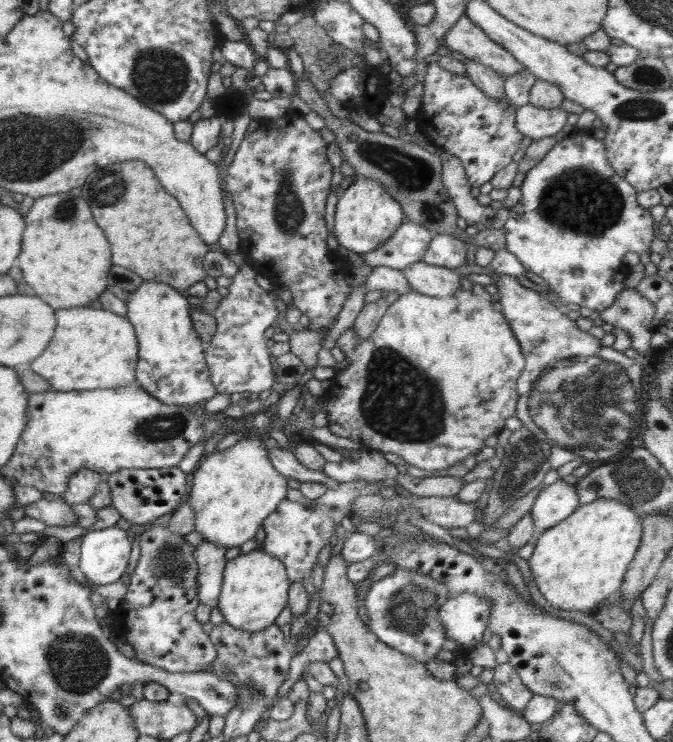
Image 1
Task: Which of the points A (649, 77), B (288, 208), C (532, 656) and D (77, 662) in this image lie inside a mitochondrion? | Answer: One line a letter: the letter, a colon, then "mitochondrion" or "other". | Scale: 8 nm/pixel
A: mitochondrion
B: mitochondrion
C: mitochondrion
D: mitochondrion

